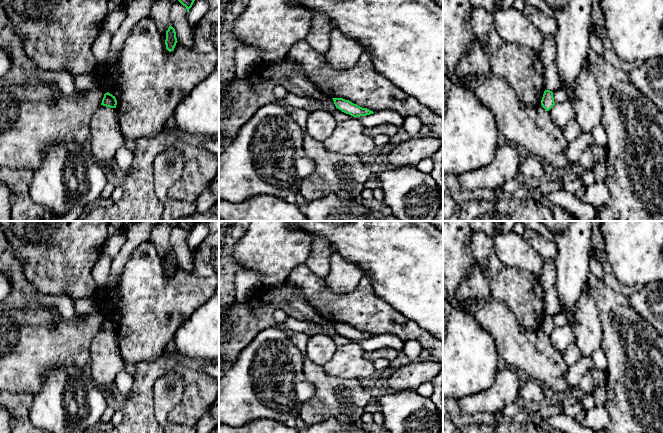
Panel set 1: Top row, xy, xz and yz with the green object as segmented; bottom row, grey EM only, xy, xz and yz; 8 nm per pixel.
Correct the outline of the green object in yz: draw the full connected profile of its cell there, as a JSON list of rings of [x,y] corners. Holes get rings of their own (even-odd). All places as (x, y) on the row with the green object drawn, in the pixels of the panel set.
[[[550,90],[544,91],[544,94],[541,100],[541,105],[546,111],[549,111],[555,105],[552,91]]]

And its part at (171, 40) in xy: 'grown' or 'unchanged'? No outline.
unchanged

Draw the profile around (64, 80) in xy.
[[[39,70],[40,81],[44,84],[47,81],[55,82],[62,96],[77,96],[81,92],[75,86],[73,76],[66,71],[46,71],[46,70]]]

